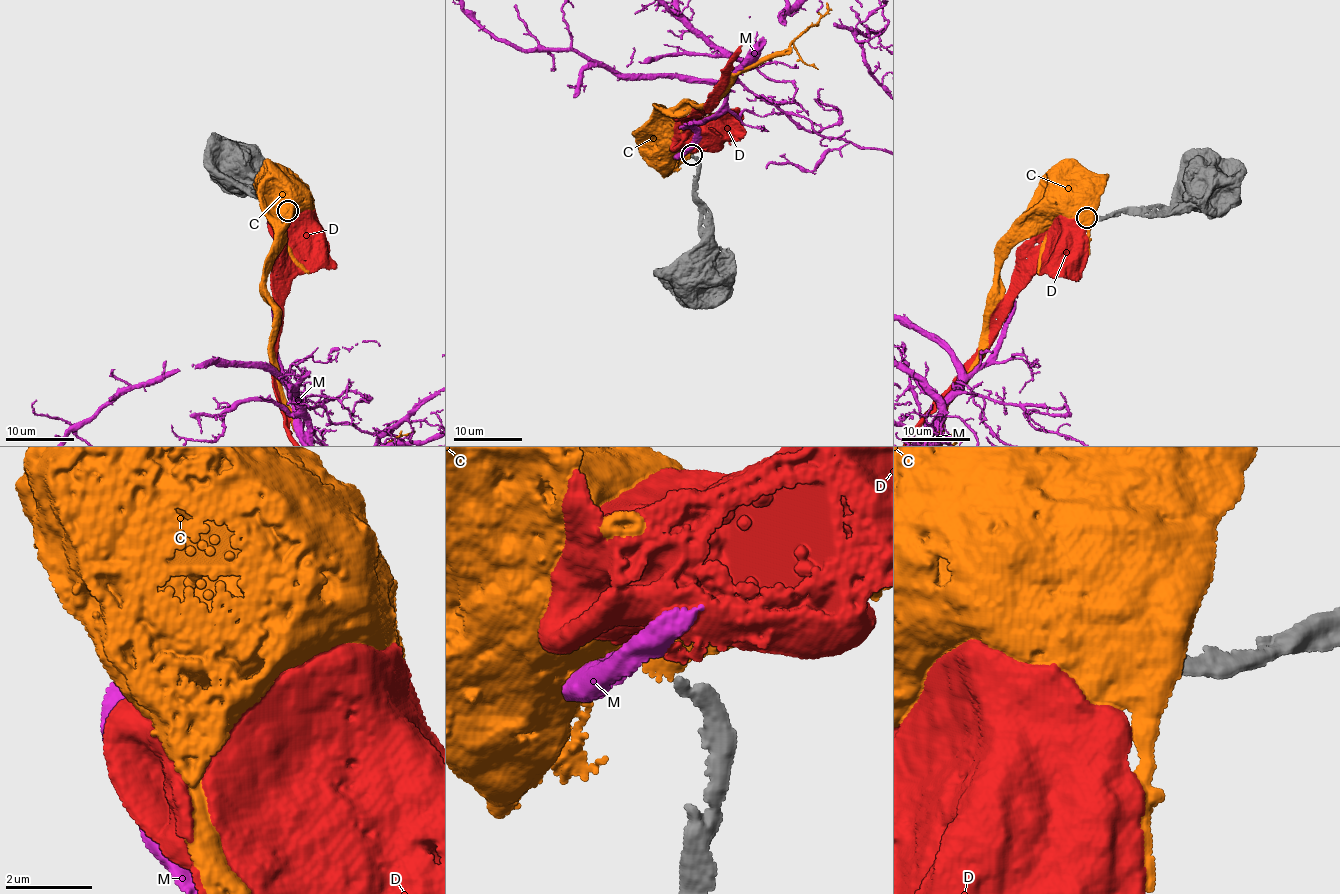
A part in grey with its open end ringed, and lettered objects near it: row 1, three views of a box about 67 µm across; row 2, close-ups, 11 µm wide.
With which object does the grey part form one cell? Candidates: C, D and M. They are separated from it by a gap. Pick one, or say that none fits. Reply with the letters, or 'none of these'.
M

